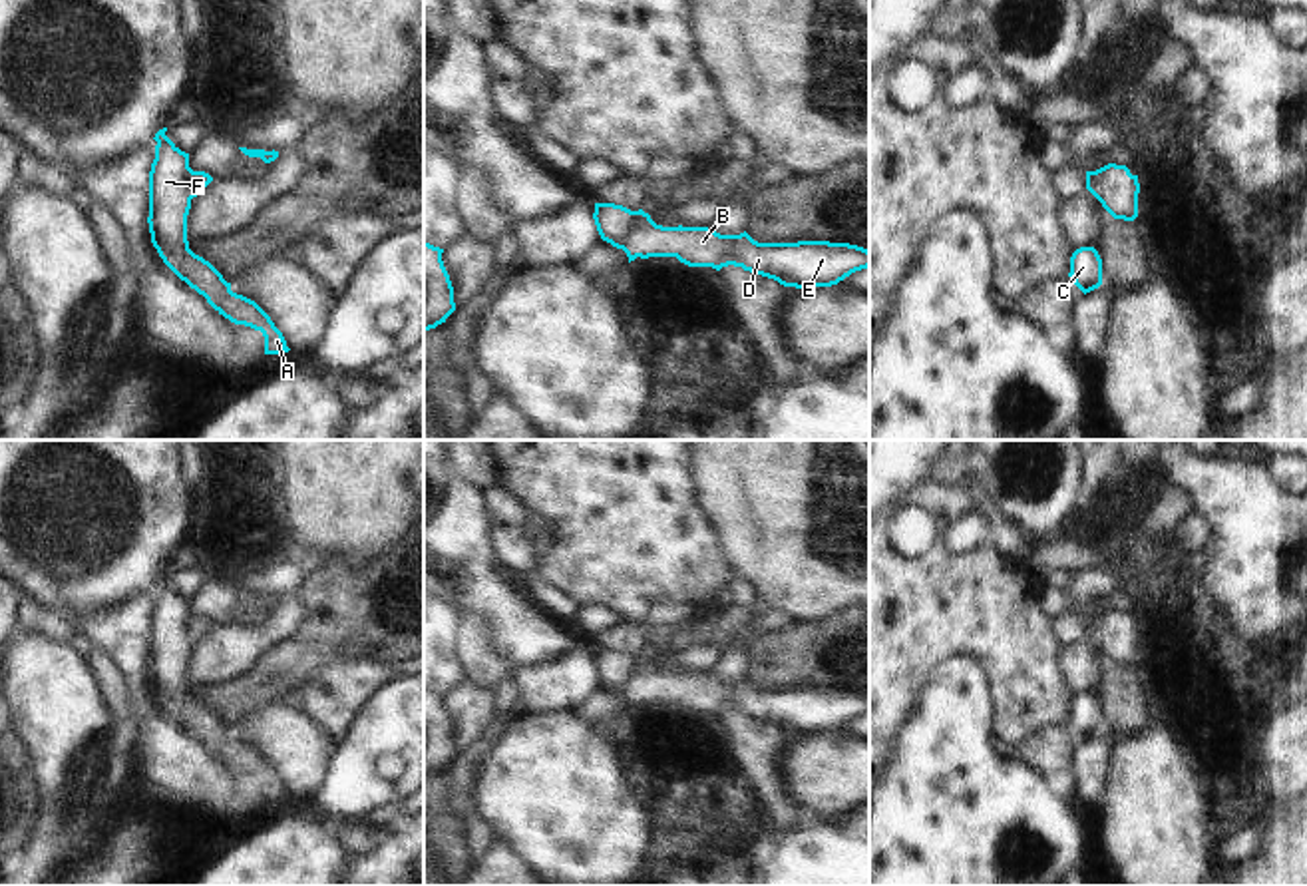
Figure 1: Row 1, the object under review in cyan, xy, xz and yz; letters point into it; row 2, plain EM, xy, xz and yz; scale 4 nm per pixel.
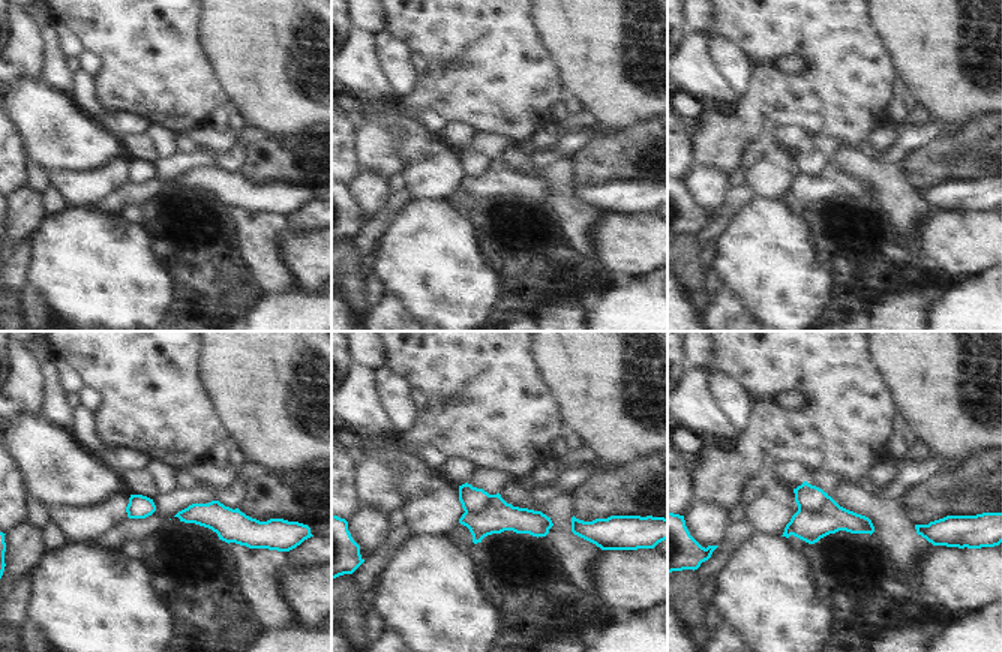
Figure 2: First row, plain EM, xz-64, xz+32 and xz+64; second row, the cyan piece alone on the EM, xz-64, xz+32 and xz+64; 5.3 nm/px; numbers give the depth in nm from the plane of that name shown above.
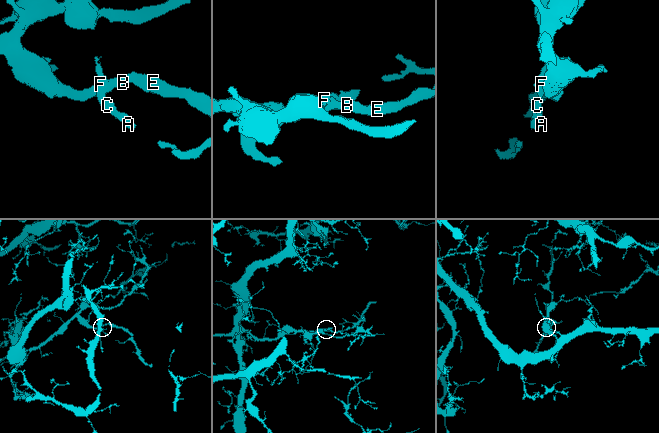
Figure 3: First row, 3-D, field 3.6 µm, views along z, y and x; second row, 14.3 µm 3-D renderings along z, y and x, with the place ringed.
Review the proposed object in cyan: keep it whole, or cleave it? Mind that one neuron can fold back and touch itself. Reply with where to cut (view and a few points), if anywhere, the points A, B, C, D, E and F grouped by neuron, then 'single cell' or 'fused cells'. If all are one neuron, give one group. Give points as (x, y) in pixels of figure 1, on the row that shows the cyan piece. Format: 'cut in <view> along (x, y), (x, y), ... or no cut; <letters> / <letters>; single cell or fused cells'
cut in xz along (635, 212), (635, 223), (611, 243); A C F / B D E; fused cells

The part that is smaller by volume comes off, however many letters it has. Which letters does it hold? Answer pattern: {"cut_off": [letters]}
{"cut_off": ["A", "C", "F"]}

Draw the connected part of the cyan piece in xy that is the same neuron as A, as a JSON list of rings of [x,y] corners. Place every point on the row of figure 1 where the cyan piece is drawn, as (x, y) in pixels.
[[[167,127],[155,133],[155,159],[149,171],[149,233],[163,263],[207,303],[235,325],[261,331],[265,354],[282,354],[290,348],[271,317],[251,299],[231,291],[231,283],[203,257],[189,249],[187,193],[189,153],[181,151],[167,135]]]

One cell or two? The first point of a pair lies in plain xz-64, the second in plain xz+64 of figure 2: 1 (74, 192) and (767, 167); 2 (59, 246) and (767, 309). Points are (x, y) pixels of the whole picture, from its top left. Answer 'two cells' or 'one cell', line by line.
1: one cell
2: one cell

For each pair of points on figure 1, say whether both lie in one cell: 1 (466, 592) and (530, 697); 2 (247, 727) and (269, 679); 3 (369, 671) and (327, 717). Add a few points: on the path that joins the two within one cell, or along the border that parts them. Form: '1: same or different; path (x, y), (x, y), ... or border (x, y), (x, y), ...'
1: different; border (558, 658), (512, 669)
2: different; border (279, 697), (261, 703), (229, 727)
3: same; path (357, 683), (335, 705)

